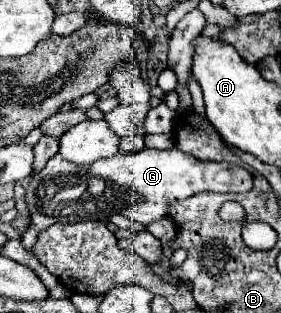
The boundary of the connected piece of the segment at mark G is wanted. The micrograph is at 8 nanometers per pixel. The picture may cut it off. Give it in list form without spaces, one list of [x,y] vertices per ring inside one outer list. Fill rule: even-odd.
[[[177,146],[171,150],[145,148],[137,154],[115,154],[107,160],[99,160],[89,166],[73,166],[71,162],[55,154],[47,166],[33,174],[27,186],[27,208],[31,214],[31,226],[23,234],[23,248],[33,250],[37,234],[55,224],[73,224],[85,220],[107,220],[113,214],[125,214],[129,220],[147,226],[153,220],[167,216],[173,202],[185,200],[199,192],[249,192],[253,176],[229,162],[197,160],[191,154],[181,152]]]

